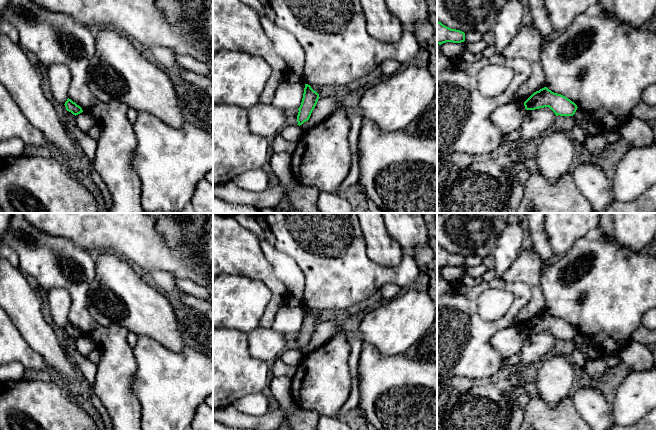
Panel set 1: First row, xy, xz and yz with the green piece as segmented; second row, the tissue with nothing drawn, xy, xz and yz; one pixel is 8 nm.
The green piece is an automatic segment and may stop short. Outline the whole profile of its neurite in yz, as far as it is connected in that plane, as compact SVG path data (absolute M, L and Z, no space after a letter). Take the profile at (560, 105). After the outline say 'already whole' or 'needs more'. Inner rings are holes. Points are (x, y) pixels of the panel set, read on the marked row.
M547 87L534 92L525 102L526 110L549 107L556 116L573 116L577 105L567 97L549 90Z; already whole

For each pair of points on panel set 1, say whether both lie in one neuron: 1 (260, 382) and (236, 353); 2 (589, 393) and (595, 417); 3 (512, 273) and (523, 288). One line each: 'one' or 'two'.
1: one
2: one
3: two

